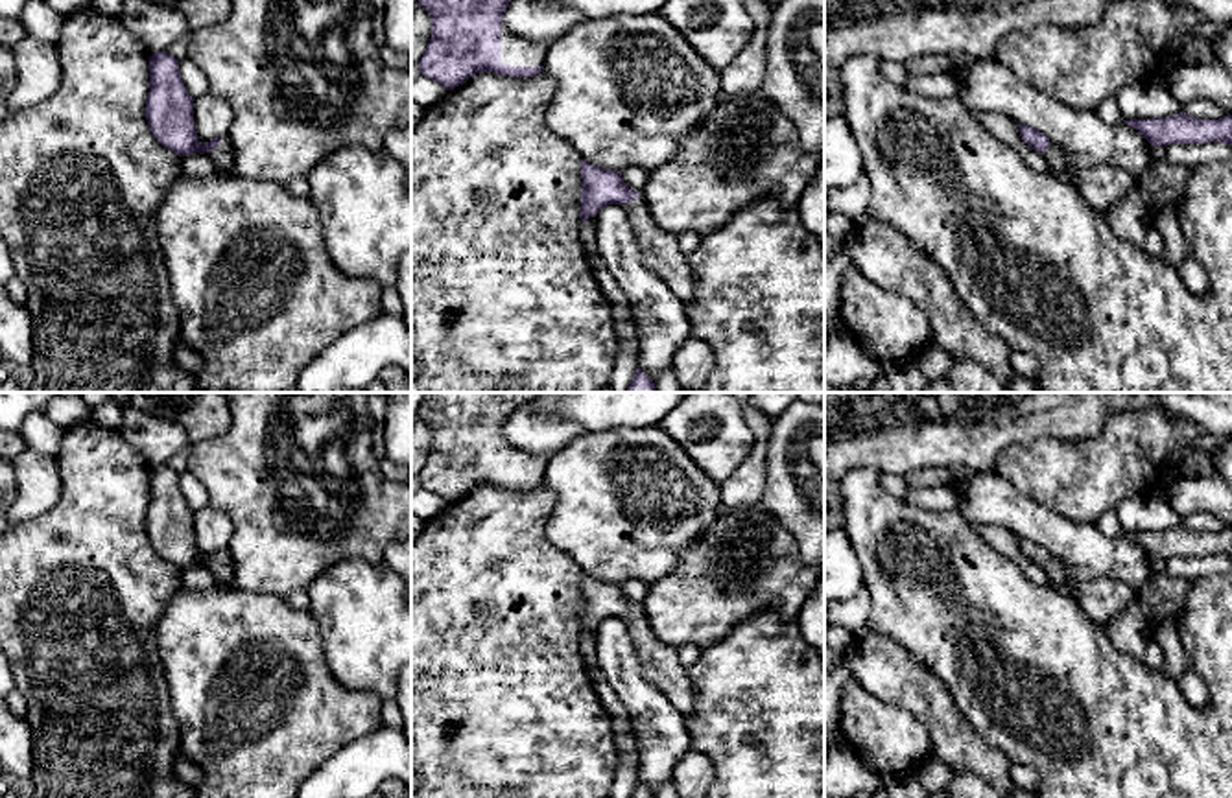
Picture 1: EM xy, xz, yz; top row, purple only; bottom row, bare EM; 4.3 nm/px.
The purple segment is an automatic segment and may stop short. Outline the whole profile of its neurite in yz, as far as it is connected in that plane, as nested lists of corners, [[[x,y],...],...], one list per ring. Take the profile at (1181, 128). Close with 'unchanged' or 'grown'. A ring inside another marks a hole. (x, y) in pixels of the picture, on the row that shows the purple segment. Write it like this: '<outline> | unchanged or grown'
[[[1184,111],[1169,118],[1123,120],[1151,146],[1223,142],[1232,146],[1232,116],[1197,120]]] | unchanged

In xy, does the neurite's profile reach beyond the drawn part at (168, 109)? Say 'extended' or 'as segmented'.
extended

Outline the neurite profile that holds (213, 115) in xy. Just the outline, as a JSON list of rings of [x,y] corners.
[[[212,92],[194,100],[194,123],[201,144],[227,136],[232,120],[234,112],[227,100]]]

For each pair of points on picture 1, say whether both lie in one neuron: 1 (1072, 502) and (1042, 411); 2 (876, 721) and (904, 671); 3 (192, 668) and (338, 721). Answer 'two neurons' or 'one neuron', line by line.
1: two neurons
2: two neurons
3: one neuron

